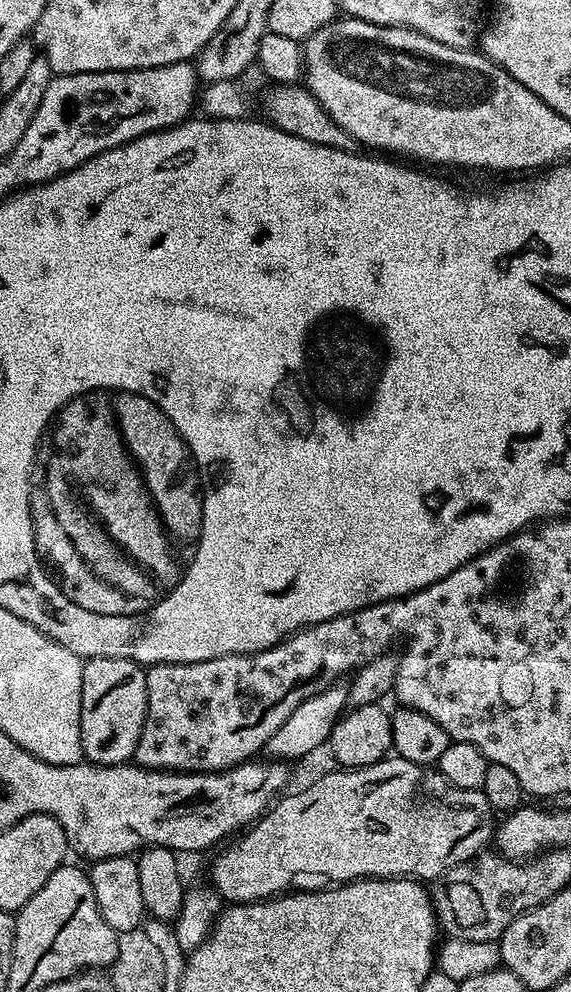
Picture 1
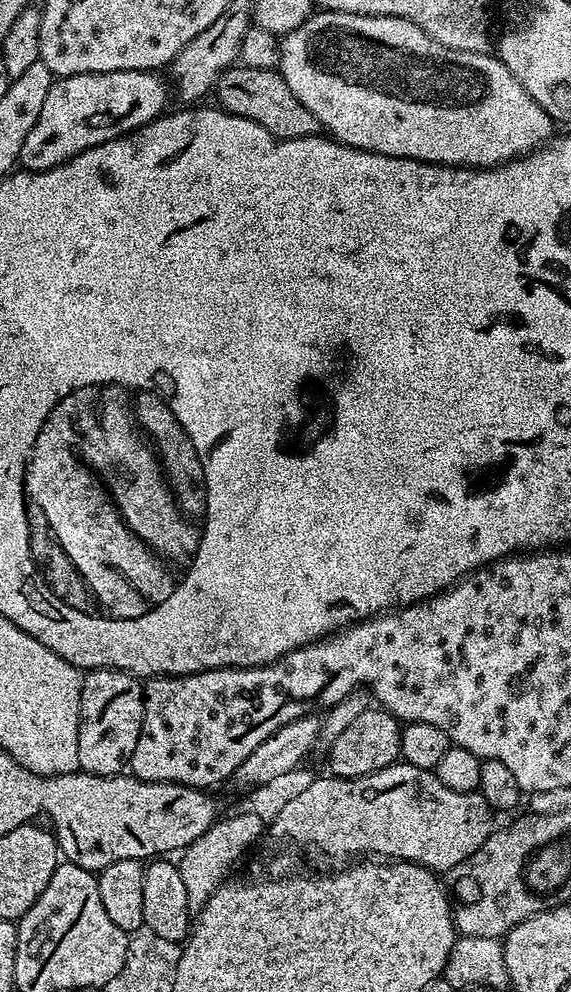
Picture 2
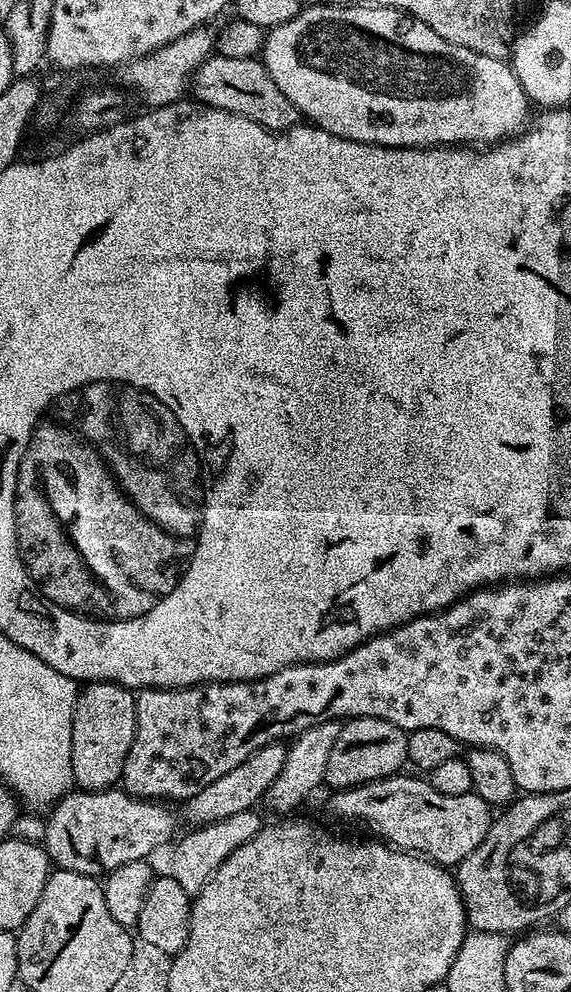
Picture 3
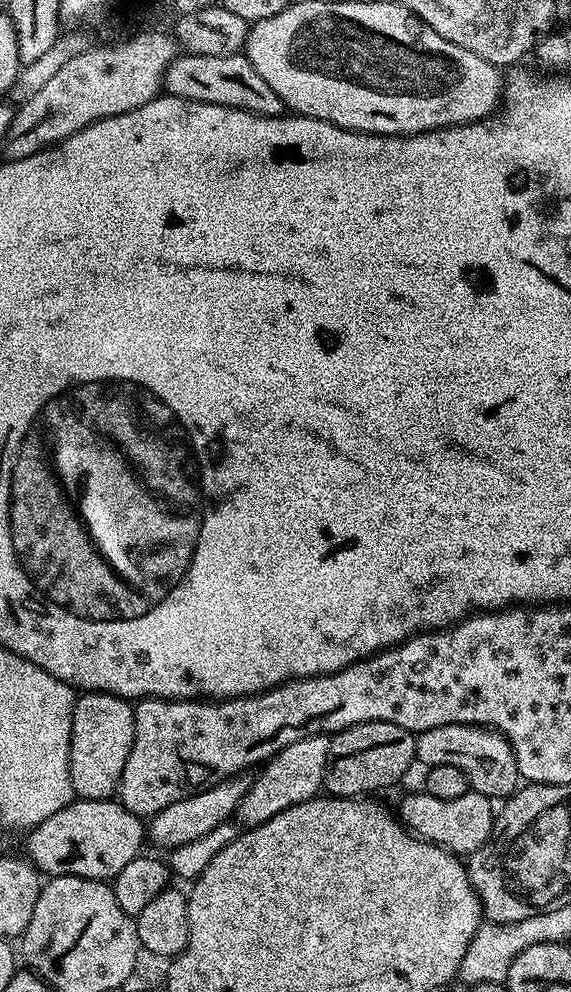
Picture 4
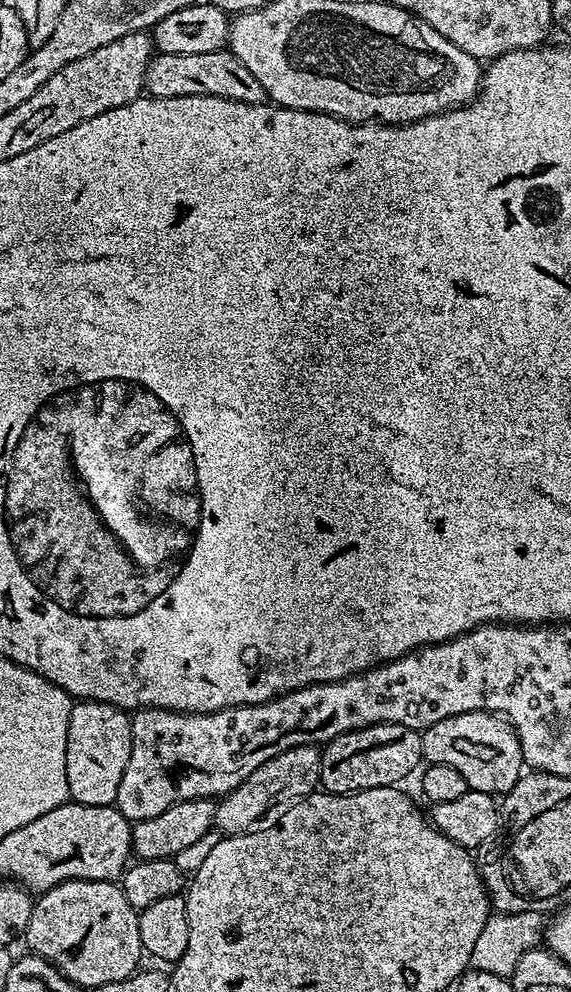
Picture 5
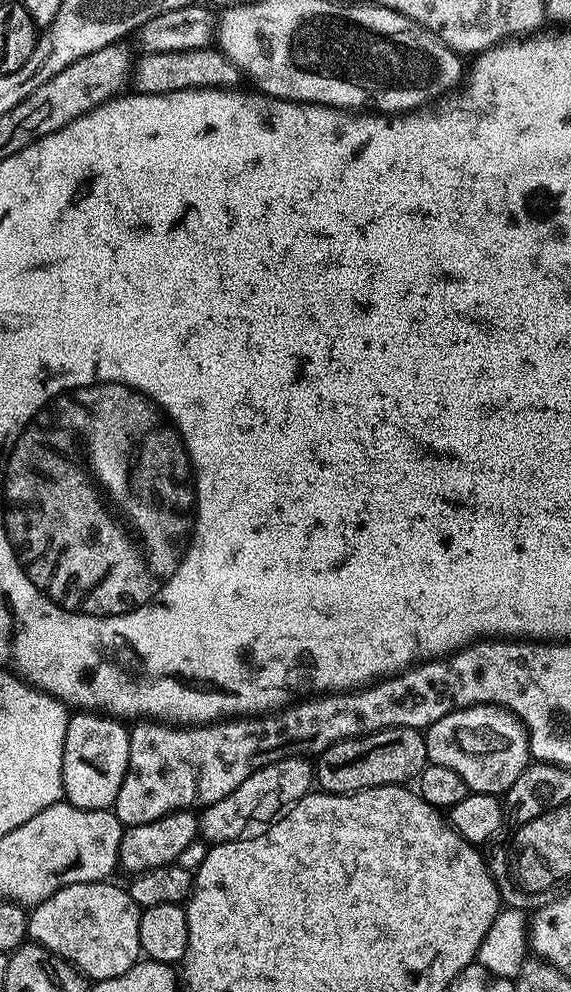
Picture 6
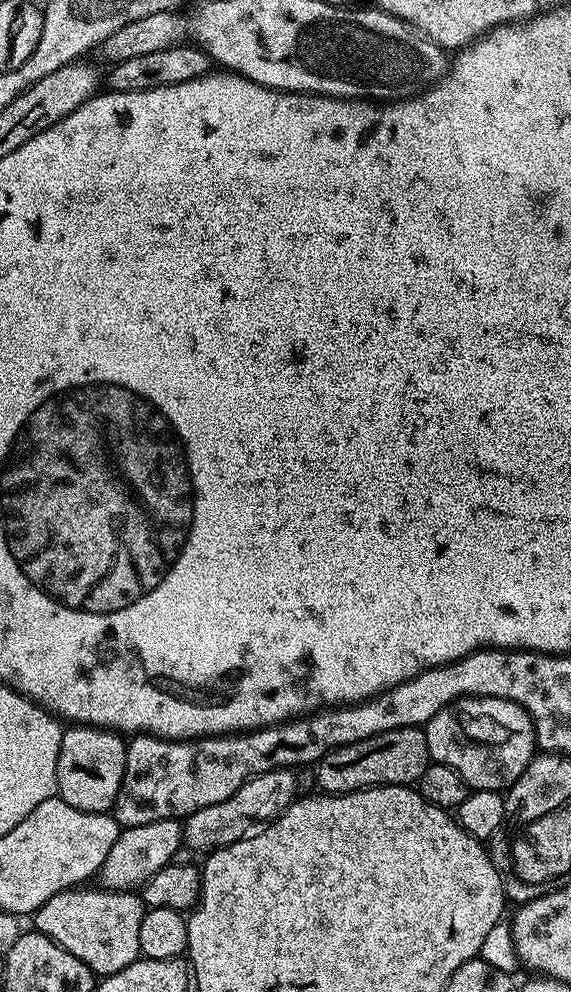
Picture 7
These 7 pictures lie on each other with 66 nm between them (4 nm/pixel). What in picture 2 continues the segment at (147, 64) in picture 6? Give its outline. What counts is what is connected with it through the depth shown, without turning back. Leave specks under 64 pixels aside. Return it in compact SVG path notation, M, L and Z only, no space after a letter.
M233 66L216 79L214 96L217 96L219 107L225 112L233 112L247 120L258 122L266 131L278 140L293 140L317 135L321 131L318 118L294 98L294 90L286 86L279 71L270 68L249 68Z

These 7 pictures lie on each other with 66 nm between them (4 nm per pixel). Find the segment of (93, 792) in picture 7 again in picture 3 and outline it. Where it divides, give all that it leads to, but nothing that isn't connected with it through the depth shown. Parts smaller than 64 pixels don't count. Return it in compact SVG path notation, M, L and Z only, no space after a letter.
M92 682L88 688L76 697L74 710L74 726L72 727L72 778L77 789L85 792L103 792L121 783L126 766L126 754L130 754L130 746L134 742L136 729L136 697L133 689L123 688L121 684Z

